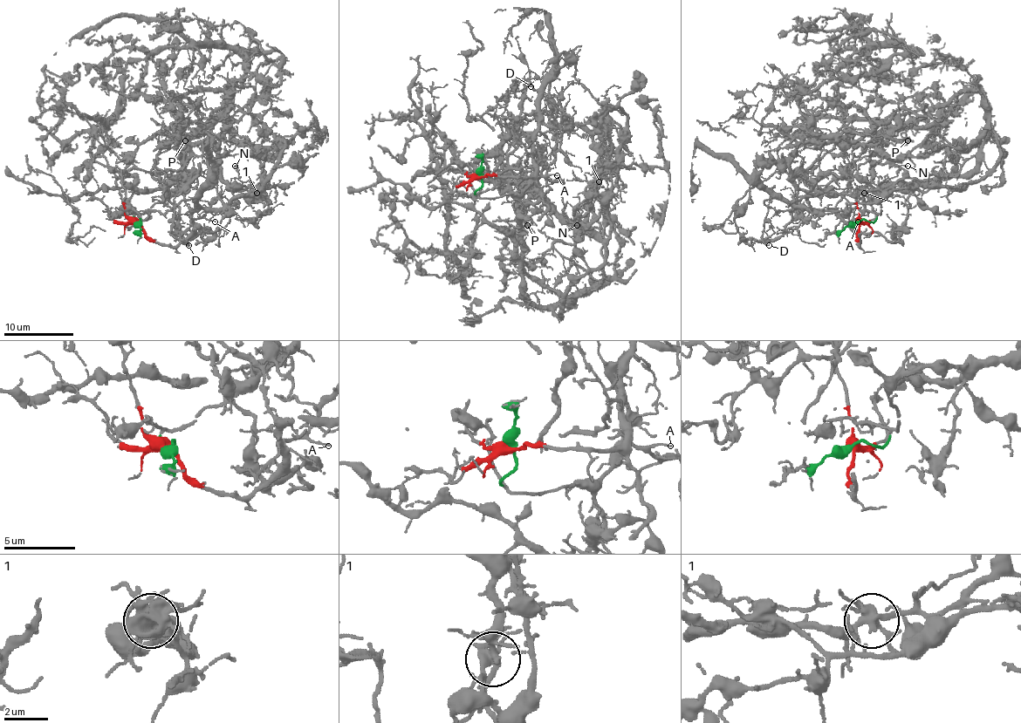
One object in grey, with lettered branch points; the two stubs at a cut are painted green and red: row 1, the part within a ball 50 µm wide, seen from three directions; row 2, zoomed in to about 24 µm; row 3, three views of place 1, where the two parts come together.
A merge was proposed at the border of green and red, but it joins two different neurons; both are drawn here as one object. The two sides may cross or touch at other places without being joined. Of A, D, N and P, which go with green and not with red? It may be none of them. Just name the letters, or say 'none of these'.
P

